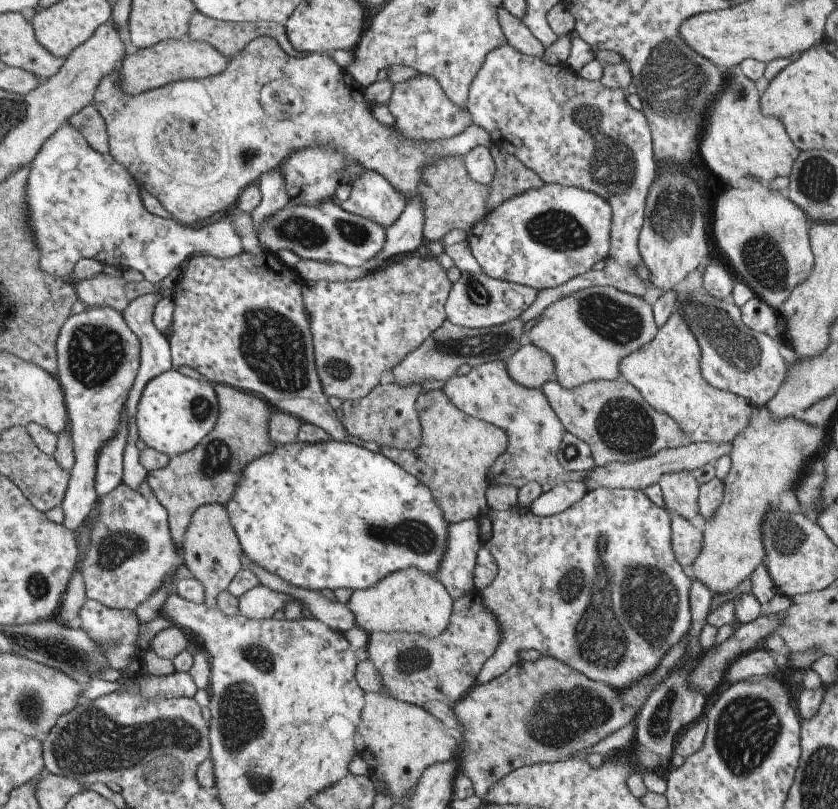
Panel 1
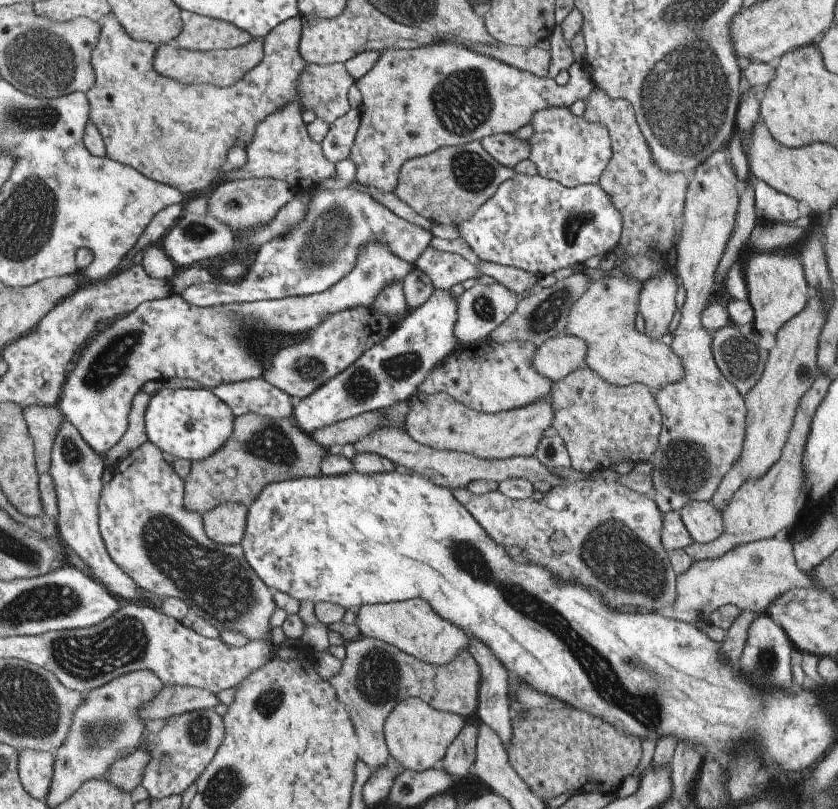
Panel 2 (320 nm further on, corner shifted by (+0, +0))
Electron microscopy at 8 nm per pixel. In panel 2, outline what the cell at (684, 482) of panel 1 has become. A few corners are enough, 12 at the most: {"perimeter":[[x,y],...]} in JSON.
{"perimeter":[[692,501],[678,510],[693,543],[722,532],[721,512]]}

